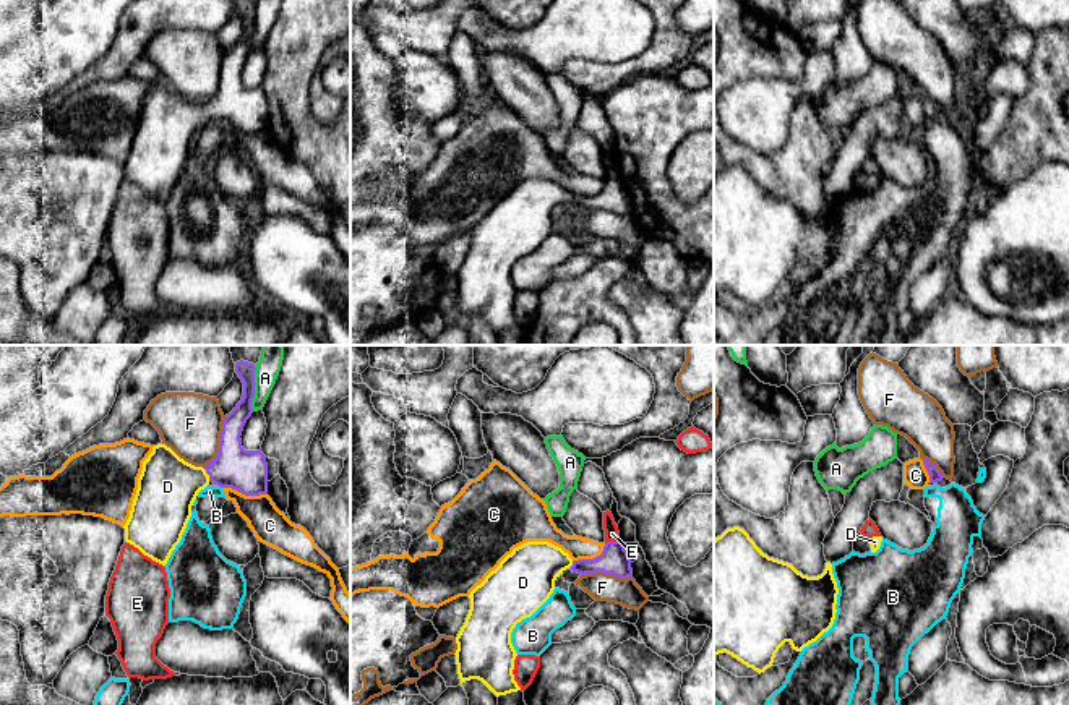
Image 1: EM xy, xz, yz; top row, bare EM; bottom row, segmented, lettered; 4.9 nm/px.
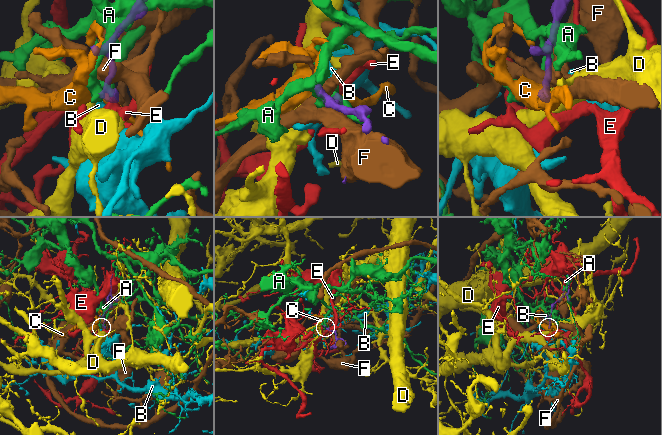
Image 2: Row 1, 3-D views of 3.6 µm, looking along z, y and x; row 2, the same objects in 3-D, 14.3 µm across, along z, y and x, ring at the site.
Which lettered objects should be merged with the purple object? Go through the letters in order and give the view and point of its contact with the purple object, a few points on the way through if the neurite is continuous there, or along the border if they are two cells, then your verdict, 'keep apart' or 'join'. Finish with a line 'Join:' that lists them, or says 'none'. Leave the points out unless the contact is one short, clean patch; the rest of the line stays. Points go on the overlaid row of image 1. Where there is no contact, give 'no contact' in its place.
A: xy (253, 388) | keep apart
B: xy (221, 487) | along xy (218, 485), (223, 488) | keep apart
C: xy (245, 495) | keep apart
D: xy (208, 474) | across xy (234, 467), (208, 474), (167, 487) | join
E: xz (612, 542) | along xz (618, 540), (605, 543) | keep apart
F: xy (219, 443) | keep apart
Join: D

